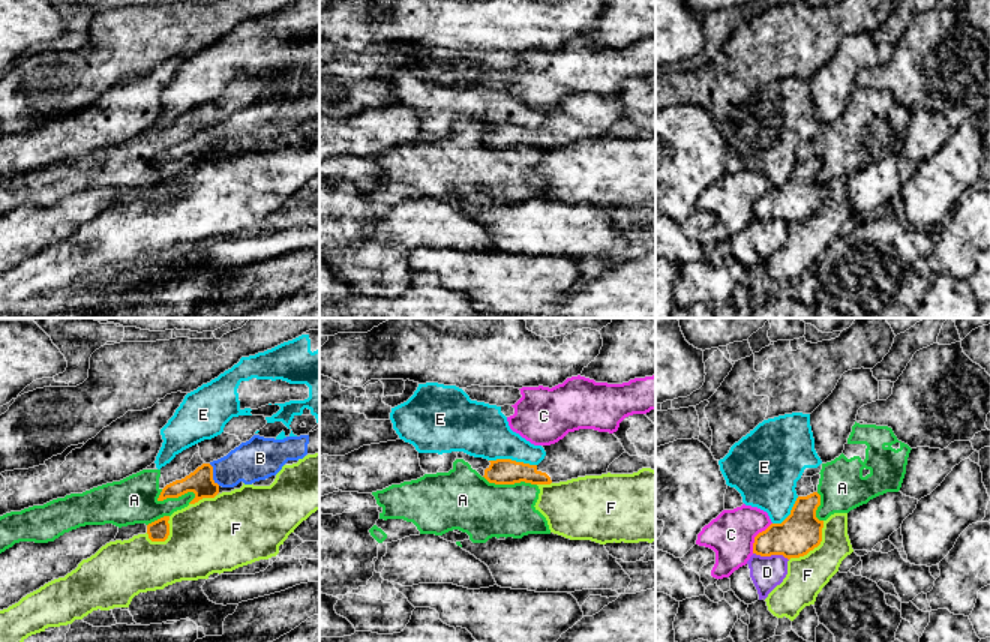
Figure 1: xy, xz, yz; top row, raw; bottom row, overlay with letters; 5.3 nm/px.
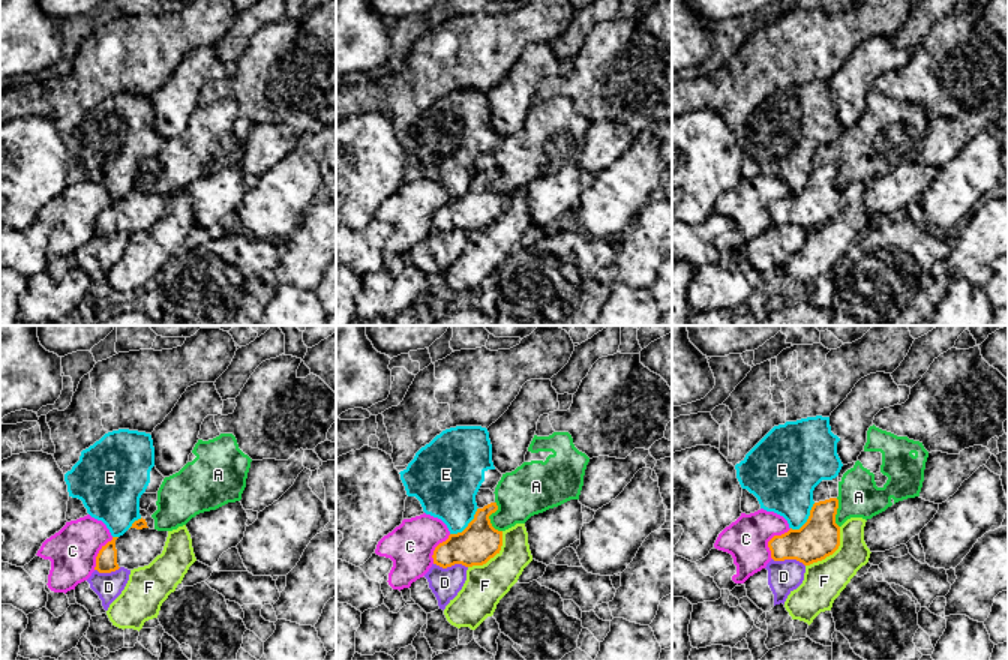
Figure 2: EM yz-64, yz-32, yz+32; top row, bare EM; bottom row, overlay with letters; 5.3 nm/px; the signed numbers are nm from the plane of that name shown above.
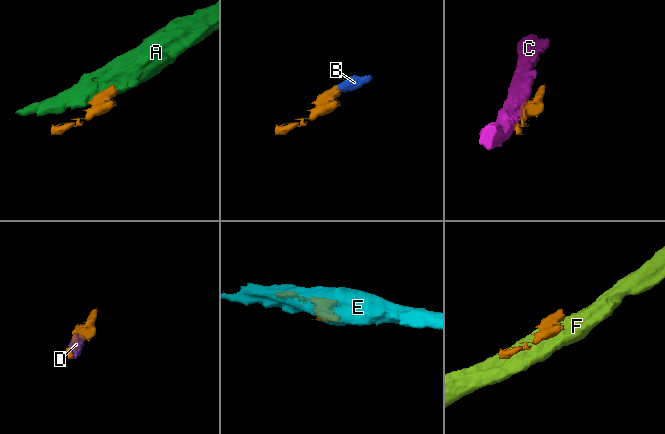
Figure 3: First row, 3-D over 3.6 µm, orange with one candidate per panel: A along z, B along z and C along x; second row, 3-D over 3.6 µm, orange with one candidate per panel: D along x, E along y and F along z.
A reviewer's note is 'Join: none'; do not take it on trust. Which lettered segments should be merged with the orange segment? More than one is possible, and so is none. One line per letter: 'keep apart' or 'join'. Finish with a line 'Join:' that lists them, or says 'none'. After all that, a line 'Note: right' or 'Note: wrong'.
A: keep apart
B: join
C: keep apart
D: keep apart
E: keep apart
F: keep apart
Join: B
Note: wrong

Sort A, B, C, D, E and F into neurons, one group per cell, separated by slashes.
A / B / C / D / E / F

